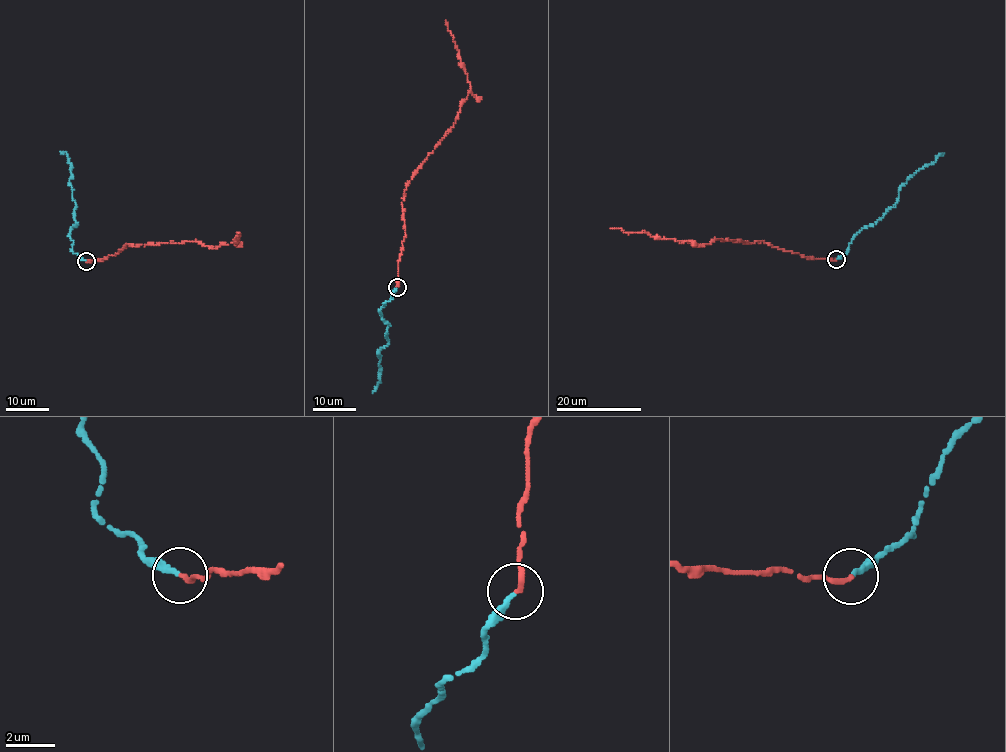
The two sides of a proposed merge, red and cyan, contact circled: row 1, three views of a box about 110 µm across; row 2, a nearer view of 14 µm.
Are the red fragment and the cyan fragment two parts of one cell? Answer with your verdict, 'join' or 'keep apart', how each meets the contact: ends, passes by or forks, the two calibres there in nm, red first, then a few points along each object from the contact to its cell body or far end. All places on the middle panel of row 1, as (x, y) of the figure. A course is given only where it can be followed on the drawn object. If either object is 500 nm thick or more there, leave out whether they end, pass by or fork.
keep apart; red ends; cyan ends; calibres 240 and 280 nm; course red (397, 287), (405, 235), (402, 203), (406, 186), (455, 122), (470, 90), (458, 49), (445, 21); course cyan (397, 288), (379, 311), (389, 325), (385, 335), (388, 341), (377, 354), (380, 360), (379, 379), (372, 392)

